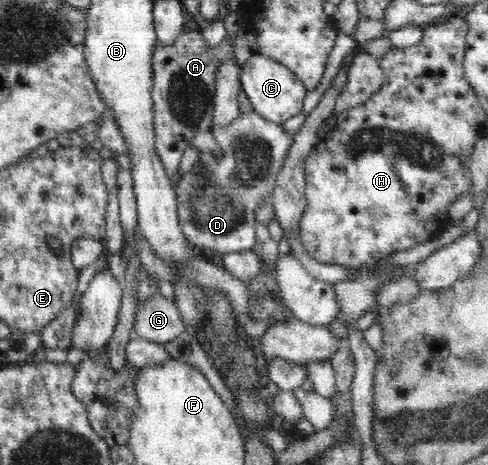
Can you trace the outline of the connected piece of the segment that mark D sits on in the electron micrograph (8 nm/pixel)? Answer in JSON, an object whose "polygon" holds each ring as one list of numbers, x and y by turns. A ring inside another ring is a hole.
{"polygon":[[255,111,240,113,227,127,219,127,212,133,224,152,224,159,217,161,214,174,206,176,199,166,194,165,178,183,175,192,180,228,193,247,210,247,219,254,252,249,256,240,256,209,271,197,280,167,291,149,293,136,283,130,281,124,267,121]]}

